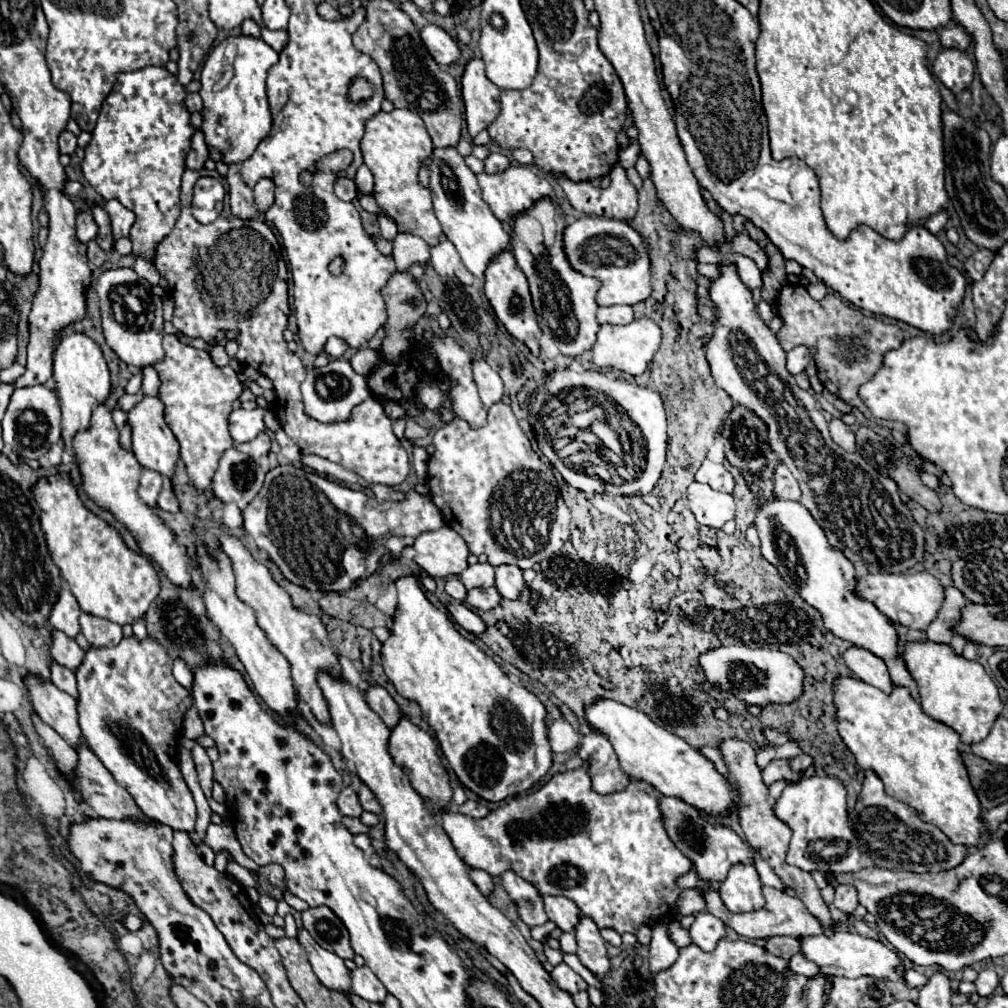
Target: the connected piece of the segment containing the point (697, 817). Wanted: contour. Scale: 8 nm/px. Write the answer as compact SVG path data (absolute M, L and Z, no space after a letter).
M659 797L659 803L669 837L691 861L695 861L697 875L701 881L723 881L727 877L729 867L737 863L755 863L755 851L751 851L751 847L747 847L747 843L735 831L723 825L709 825L701 811L689 807L681 799Z

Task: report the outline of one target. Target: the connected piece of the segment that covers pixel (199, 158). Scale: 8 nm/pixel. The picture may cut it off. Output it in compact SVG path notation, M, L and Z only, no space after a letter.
M197 129L191 137L191 151L187 153L187 167L189 169L203 169L205 161L209 159L209 147L205 143L205 135Z

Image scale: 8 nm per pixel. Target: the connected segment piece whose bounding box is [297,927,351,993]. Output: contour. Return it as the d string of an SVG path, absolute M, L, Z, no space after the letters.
M305 927L297 929L297 941L307 951L309 963L311 963L315 975L319 977L319 981L329 989L349 993L351 977L349 977L349 969L345 967L343 959L339 959L335 953L323 949L323 947L319 947L319 943L315 943L315 939L311 939L311 933Z

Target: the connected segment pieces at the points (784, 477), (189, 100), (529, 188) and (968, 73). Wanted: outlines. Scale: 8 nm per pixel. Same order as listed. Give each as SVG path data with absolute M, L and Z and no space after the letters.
M779 465L775 471L775 489L773 491L775 491L775 497L779 497L779 499L799 499L801 497L799 483L785 465Z
M187 93L185 97L185 105L191 113L201 113L203 111L203 99L199 93Z
M511 165L505 171L495 173L495 175L479 173L477 181L479 181L479 187L483 191L483 199L491 207L495 217L499 221L507 221L507 223L513 221L519 213L527 211L537 199L541 199L541 197L551 197L553 199L555 197L553 187L549 185L549 181L541 175L535 175L535 171L527 165Z
M943 49L935 63L933 63L933 75L953 93L959 93L967 89L975 75L973 61L959 49Z

